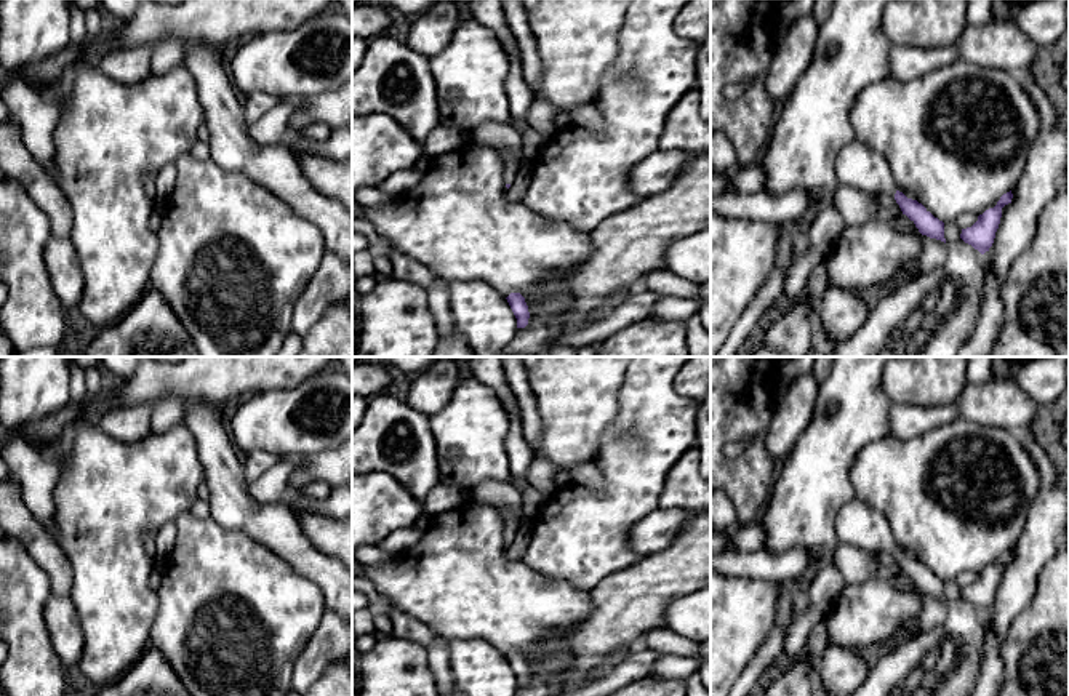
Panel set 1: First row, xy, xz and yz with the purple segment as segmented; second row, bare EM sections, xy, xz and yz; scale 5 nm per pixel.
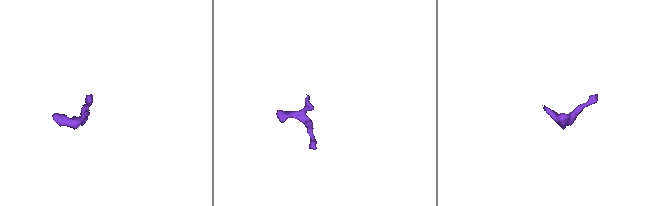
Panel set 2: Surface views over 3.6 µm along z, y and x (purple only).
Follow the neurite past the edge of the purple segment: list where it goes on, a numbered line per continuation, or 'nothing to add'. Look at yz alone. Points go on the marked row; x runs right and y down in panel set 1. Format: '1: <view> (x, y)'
1: yz (860, 167)

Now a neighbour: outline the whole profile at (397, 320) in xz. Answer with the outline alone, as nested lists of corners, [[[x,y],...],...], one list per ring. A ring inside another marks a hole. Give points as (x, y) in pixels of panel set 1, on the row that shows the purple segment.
[[[390,277],[360,299],[357,357],[432,357],[437,320],[427,291]]]

